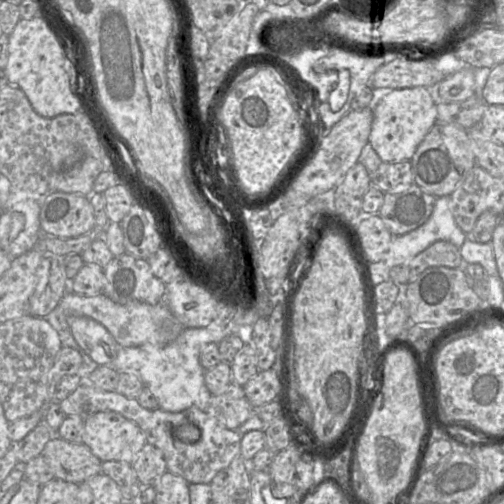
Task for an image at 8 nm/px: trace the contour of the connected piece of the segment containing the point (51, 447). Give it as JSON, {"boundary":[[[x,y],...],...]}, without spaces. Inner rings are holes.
{"boundary":[[[57,435],[46,444],[42,455],[55,478],[81,484],[102,472],[102,461],[83,443],[70,443]]]}

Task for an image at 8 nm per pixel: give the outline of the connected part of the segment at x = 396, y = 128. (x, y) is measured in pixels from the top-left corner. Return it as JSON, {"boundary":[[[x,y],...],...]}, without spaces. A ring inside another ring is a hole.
{"boundary":[[[423,86],[377,92],[368,143],[383,162],[411,161],[419,144],[437,123],[437,99],[431,89]]]}

